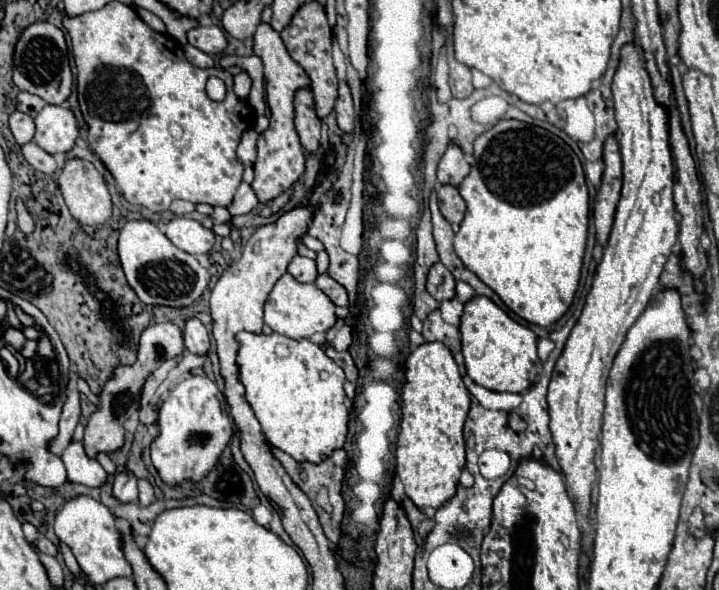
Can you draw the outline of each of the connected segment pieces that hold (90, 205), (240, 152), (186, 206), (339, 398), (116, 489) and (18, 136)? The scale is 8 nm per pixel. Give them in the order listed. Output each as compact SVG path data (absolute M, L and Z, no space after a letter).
M67 160L59 188L73 218L83 224L103 224L111 218L111 196L105 178L89 160Z
M245 130L241 140L239 140L239 146L237 146L237 158L245 164L245 166L251 166L257 158L257 138L259 134L255 130Z
M175 200L175 202L171 202L171 212L175 214L175 216L183 216L183 214L191 214L191 212L195 212L195 204L193 202L185 202L185 200Z
M239 332L237 340L241 344L237 354L239 364L239 378L245 384L245 398L251 404L257 420L261 422L263 434L271 446L281 448L293 460L309 460L313 464L321 464L321 460L329 458L337 448L343 448L347 440L347 424L349 424L349 410L345 404L345 374L343 370L325 356L325 352L305 340L291 340L281 334L251 334Z
M119 472L115 476L115 482L113 482L113 496L123 502L123 504L129 504L129 502L137 502L137 478L133 476L133 472Z
M15 110L11 116L9 116L9 126L11 126L11 132L15 136L15 140L23 146L27 142L33 140L33 134L35 134L35 122L31 116Z

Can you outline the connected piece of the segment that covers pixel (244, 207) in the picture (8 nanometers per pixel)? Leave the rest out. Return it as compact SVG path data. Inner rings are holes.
M242 181L239 185L235 198L231 202L231 206L227 208L231 212L231 216L235 214L247 214L257 206L257 196L253 192L251 185Z

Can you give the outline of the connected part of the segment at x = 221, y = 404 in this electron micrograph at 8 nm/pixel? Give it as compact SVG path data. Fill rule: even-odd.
M193 376L177 384L159 408L159 438L151 444L151 460L167 484L201 480L231 440L233 426L227 414L223 392L205 376Z

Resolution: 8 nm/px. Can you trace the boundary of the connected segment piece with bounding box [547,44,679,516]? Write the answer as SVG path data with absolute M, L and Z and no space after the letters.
M635 44L623 46L621 50L621 64L613 78L613 98L615 98L615 120L617 120L617 140L623 146L623 190L619 198L619 206L615 212L613 230L609 242L603 250L603 260L597 268L591 292L587 296L583 314L577 326L571 330L571 336L565 344L561 358L555 364L553 378L549 384L549 416L551 416L551 434L557 448L557 460L565 474L565 484L573 494L577 510L587 516L591 510L591 488L595 484L595 464L593 456L599 446L601 436L601 416L605 404L605 386L609 378L609 368L625 342L625 332L637 322L637 316L649 304L649 296L653 296L659 276L665 268L665 262L671 254L673 244L677 242L677 222L673 218L675 204L673 204L673 164L671 164L671 148L669 148L669 126L667 126L667 110L659 106L651 92L651 80L647 70L641 64L639 48Z

